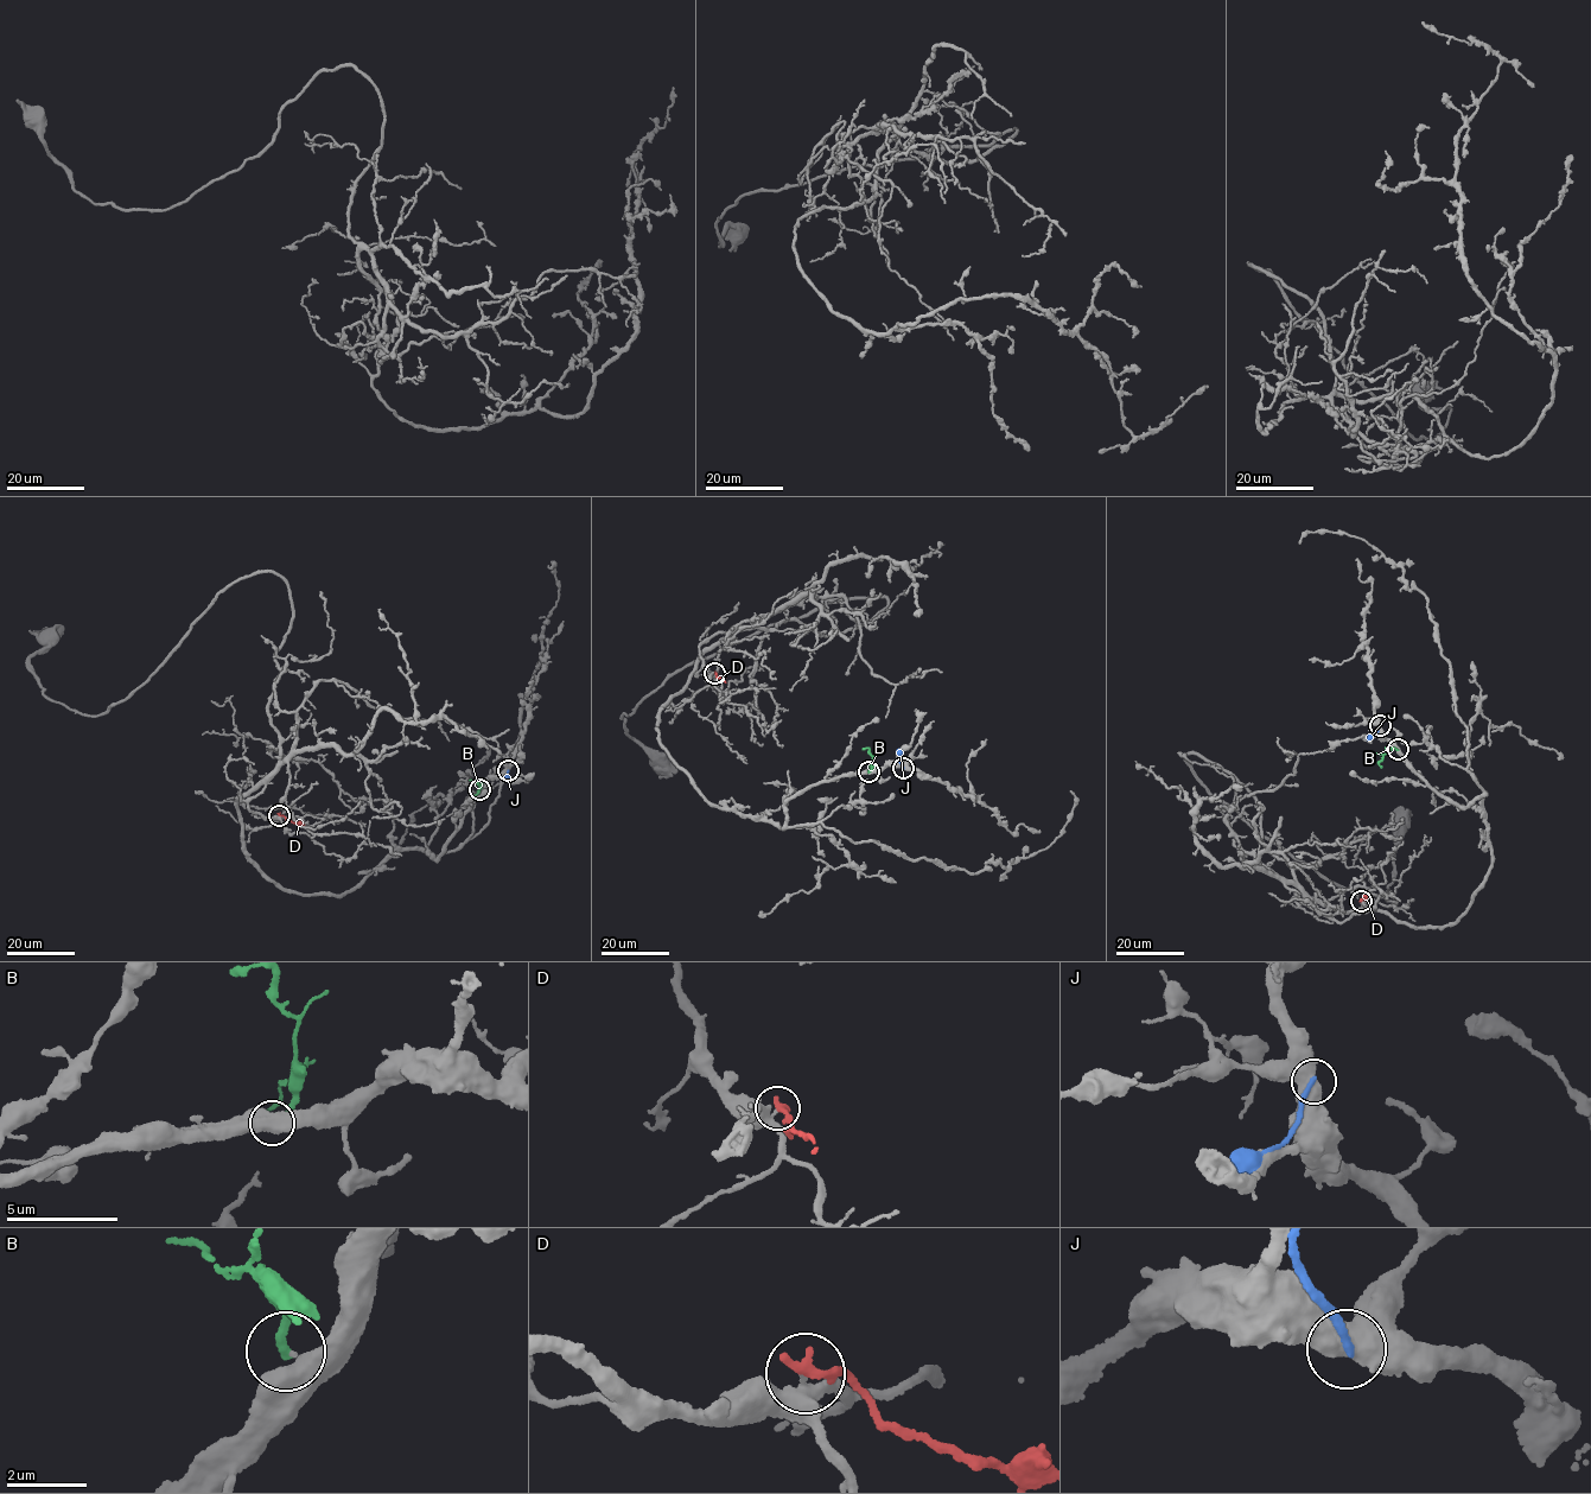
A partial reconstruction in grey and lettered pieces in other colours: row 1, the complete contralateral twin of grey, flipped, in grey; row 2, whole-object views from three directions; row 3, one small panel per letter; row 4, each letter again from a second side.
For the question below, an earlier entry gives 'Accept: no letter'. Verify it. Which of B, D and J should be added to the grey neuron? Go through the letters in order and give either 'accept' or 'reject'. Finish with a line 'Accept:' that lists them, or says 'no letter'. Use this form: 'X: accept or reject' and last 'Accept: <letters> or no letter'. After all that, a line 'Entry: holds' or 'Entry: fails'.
B: reject
D: reject
J: reject
Accept: no letter
Entry: holds

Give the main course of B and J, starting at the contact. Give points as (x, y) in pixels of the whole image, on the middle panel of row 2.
B: (869, 773), (872, 756), (867, 748), (861, 749)
J: (903, 768), (898, 749)

